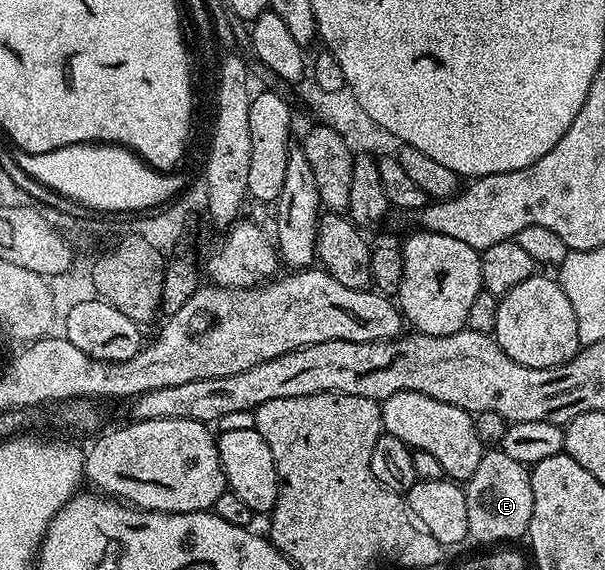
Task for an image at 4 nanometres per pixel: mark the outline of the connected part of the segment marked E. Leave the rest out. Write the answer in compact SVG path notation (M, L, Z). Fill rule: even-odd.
M503 448L485 449L474 476L466 482L466 512L468 533L480 542L508 544L511 538L523 539L528 533L530 516L534 508L532 476L525 463L506 456Z

